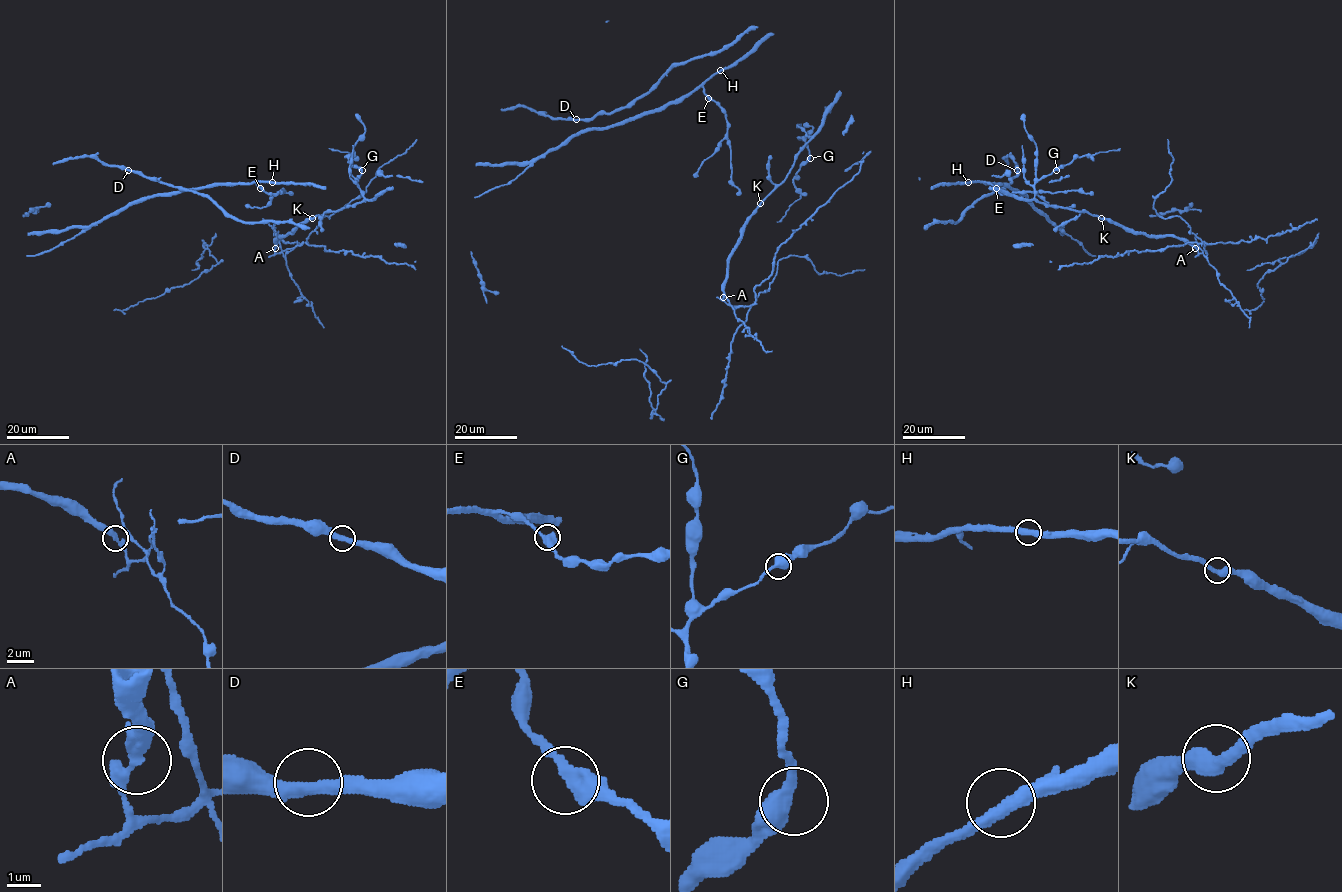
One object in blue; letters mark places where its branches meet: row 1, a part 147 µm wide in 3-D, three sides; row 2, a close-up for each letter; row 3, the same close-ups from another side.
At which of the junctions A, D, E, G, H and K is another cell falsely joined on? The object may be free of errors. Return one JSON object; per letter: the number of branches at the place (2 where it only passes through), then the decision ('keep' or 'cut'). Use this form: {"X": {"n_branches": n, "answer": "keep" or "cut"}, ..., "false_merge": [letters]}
{"A": {"n_branches": 2, "answer": "cut"}, "D": {"n_branches": 2, "answer": "keep"}, "E": {"n_branches": 2, "answer": "keep"}, "G": {"n_branches": 2, "answer": "keep"}, "H": {"n_branches": 2, "answer": "keep"}, "K": {"n_branches": 2, "answer": "keep"}, "false_merge": ["A"]}

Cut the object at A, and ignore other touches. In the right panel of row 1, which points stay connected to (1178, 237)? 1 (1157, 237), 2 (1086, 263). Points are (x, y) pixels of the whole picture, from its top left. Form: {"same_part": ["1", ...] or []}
{"same_part": ["1"]}

